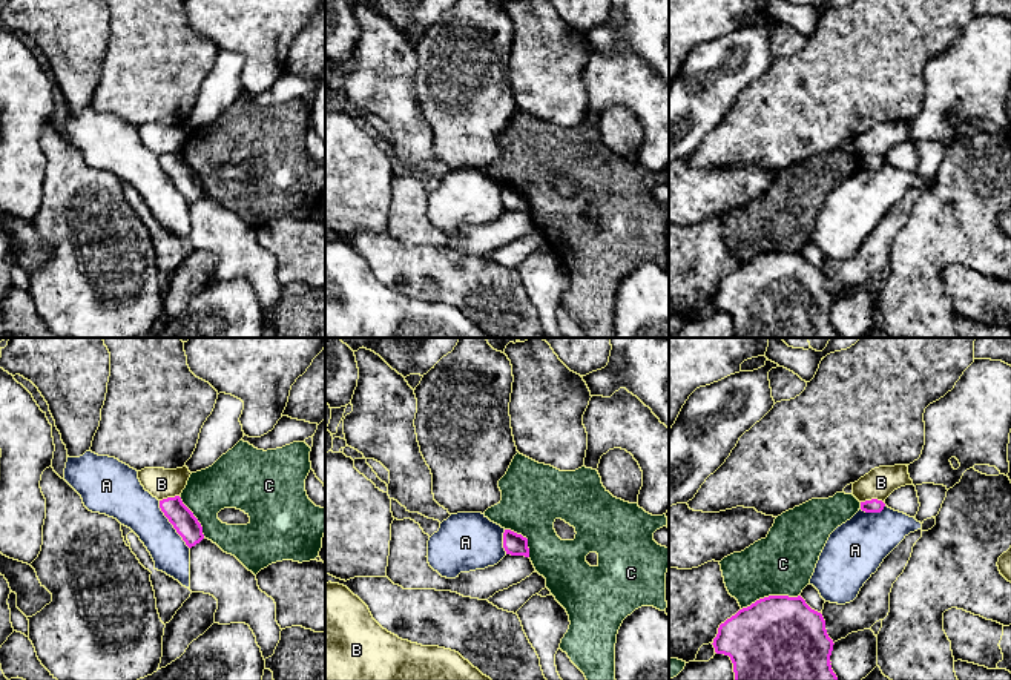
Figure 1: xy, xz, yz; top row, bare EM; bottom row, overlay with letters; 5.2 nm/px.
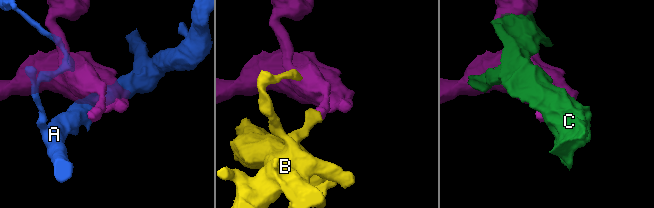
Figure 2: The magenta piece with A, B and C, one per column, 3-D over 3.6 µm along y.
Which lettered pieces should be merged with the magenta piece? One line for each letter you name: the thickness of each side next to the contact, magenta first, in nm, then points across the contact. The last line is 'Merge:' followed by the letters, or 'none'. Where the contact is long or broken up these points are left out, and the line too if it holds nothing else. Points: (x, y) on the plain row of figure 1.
Merge: none

